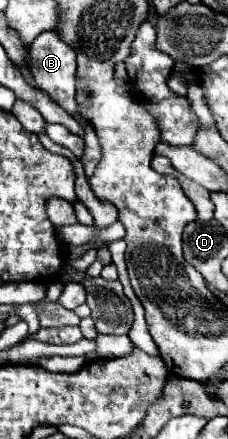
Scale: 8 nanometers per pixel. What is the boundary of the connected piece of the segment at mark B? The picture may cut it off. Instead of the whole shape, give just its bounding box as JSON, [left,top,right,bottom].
[29,32,77,114]

